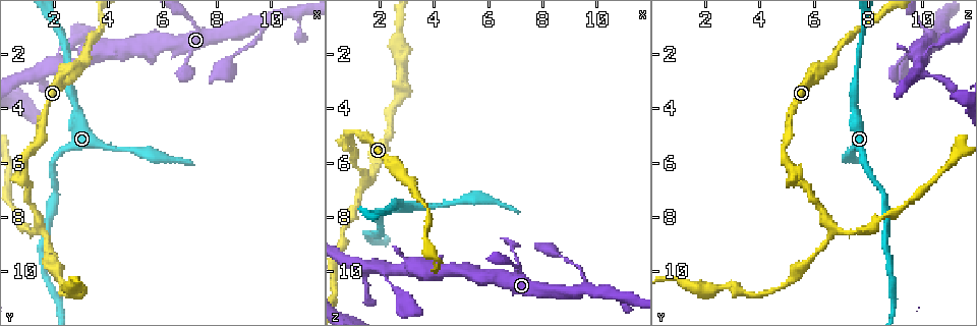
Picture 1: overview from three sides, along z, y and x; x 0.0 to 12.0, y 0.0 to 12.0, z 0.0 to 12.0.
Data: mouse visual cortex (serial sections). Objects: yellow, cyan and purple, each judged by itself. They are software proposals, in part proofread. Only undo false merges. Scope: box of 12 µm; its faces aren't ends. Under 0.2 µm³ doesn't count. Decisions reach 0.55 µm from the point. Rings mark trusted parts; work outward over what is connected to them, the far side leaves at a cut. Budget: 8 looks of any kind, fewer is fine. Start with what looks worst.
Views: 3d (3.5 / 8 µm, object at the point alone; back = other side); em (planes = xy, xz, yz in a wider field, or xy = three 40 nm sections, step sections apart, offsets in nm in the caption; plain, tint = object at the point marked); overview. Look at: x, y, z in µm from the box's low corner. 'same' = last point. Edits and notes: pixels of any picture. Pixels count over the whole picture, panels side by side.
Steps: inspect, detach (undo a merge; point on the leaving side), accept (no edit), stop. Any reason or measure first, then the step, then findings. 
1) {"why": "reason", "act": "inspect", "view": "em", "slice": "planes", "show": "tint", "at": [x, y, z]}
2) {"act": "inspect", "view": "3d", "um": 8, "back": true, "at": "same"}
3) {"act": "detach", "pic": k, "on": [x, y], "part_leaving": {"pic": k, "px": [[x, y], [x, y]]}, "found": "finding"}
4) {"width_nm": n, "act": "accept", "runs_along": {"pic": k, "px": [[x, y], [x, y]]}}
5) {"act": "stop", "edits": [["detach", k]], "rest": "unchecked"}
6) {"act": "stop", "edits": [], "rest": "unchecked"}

{"why": "small branch off a trunk", "act": "inspect", "view": "3d", "um": 8, "at": [9.5, 0.9, 10.6]}

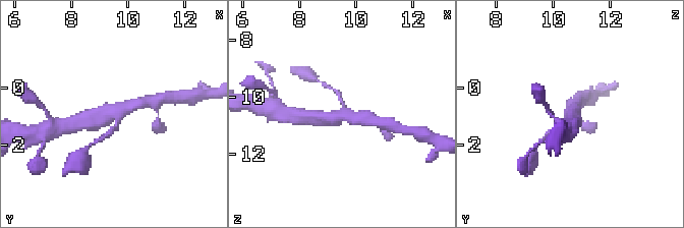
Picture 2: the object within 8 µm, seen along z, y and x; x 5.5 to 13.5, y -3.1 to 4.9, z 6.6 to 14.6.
{"why": "zoom in", "act": "inspect", "view": "3d", "um": 3.5, "at": [9.6, 0.9, 10.6]}

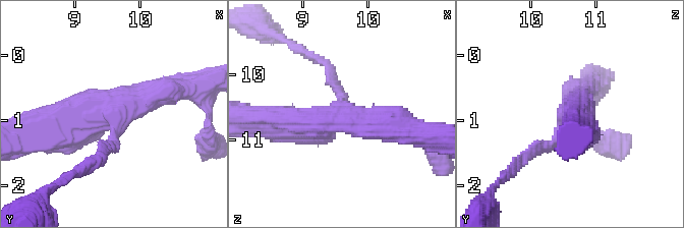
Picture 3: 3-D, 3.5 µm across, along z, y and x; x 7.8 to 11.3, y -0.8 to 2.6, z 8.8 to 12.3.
{"arms": 3, "arm_widths_nm": [150, 350, 500], "act": "inspect", "view": "em", "slice": "xy", "step": 5, "show": "tint", "at": [9.55, 0.85, 10.65]}

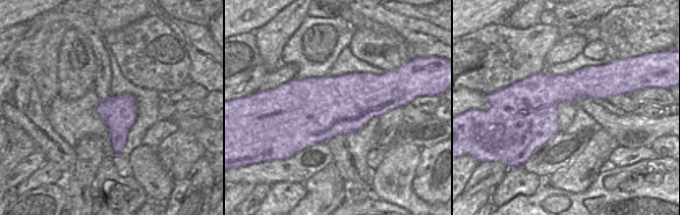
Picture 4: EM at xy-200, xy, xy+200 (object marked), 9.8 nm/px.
{"width_nm": 650, "act": "accept", "runs_along": {"pic": 3, "px": [[46, 128], [71, 128], [171, 88]]}, "found": "all the same cell"}

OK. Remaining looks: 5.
{"why": "small branch off a trunk", "act": "inspect", "view": "3d", "um": 3.5, "at": [2.3, 2.4, 10.0]}

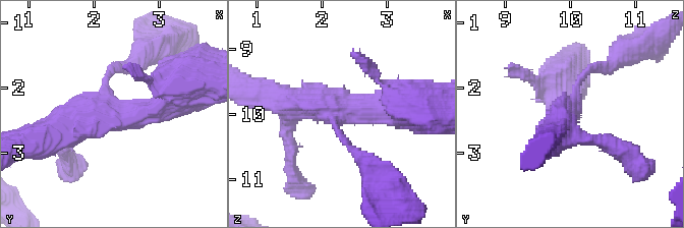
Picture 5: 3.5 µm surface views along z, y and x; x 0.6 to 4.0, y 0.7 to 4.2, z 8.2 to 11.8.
{"arms": 3, "arm_widths_nm": [100, 400, 500], "act": "inspect", "view": "em", "slice": "xy", "step": 5, "show": "tint", "at": [2.20, 2.45, 9.90]}

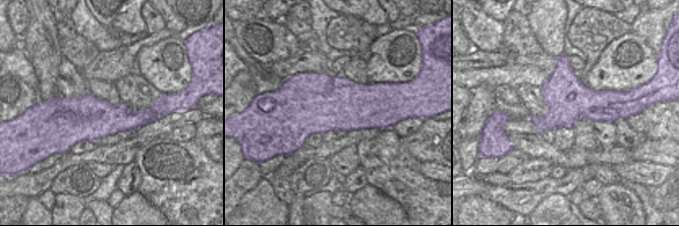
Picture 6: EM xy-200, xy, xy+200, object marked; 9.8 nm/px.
{"act": "inspect", "view": "em", "slice": "xy", "step": 3, "show": "tint", "at": "same"}

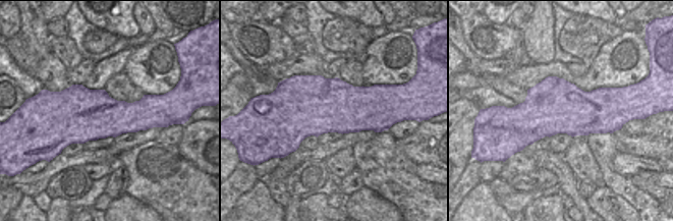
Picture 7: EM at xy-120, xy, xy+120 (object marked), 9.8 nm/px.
{"act": "accept", "runs_along": {"pic": 5, "px": [[175, 97], [50, 133]]}, "found": "continuous, no second cell"}

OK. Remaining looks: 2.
{"why": "sudden change in width", "act": "inspect", "view": "3d", "um": 8, "at": [5.0, 5.6, 7.4]}

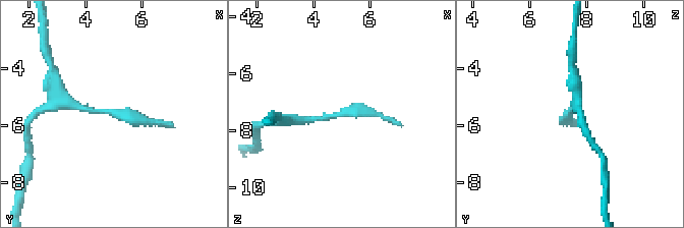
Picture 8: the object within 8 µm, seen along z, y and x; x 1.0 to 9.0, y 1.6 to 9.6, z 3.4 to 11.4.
{"why": "now the EM", "act": "inspect", "view": "em", "slice": "xy", "step": 5, "show": "tint", "at": [5.0, 5.5, 7.4]}

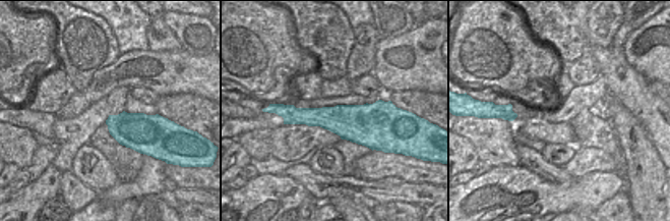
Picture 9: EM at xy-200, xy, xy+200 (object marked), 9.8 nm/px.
{"width_nm": 380, "act": "accept", "runs_along": {"pic": 9, "px": [[387, 106], [375, 116], [282, 113]]}, "found": "continuous, no second cell"}

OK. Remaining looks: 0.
{"act": "stop", "edits": [], "rest": "unchecked"}

